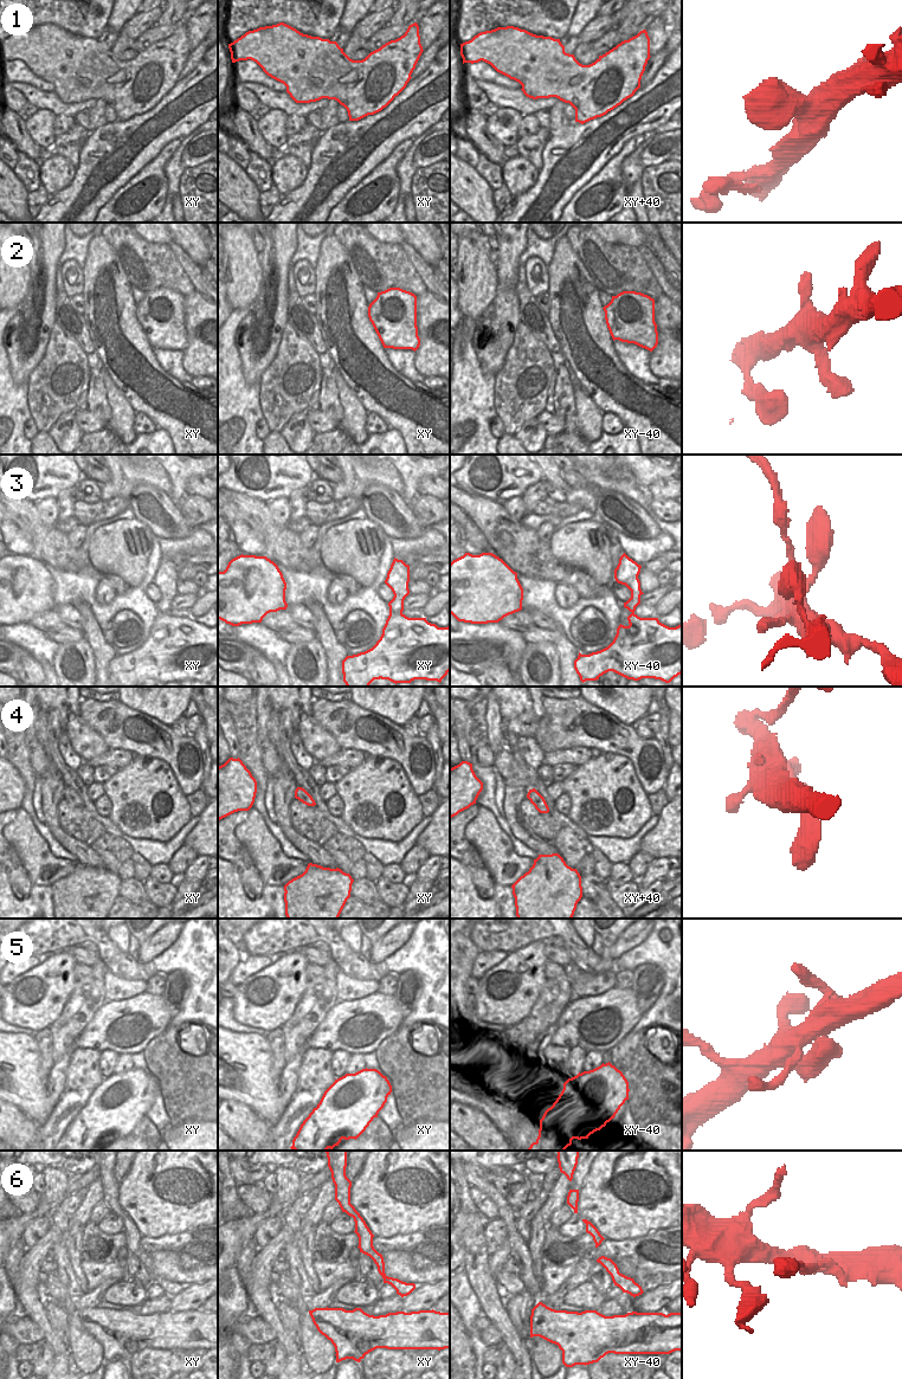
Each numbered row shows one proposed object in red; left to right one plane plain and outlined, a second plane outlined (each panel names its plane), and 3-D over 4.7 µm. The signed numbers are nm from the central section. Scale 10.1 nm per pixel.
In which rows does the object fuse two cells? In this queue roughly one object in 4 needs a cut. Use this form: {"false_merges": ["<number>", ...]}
{"false_merges": ["3", "6"]}

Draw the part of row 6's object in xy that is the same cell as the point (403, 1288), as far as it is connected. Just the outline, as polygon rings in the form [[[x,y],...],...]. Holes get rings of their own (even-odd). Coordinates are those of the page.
[[[375,1251],[374,1255],[371,1256],[371,1258],[376,1264],[378,1271],[384,1278],[384,1283],[391,1284],[397,1290],[398,1295],[404,1297],[404,1296],[410,1295],[415,1289],[415,1284],[414,1283],[406,1283],[406,1282],[402,1282],[402,1281],[400,1281],[398,1278],[388,1277],[385,1274],[385,1262],[384,1262],[384,1257],[382,1257],[381,1254]]]

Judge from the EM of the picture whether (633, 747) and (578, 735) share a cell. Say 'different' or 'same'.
same

